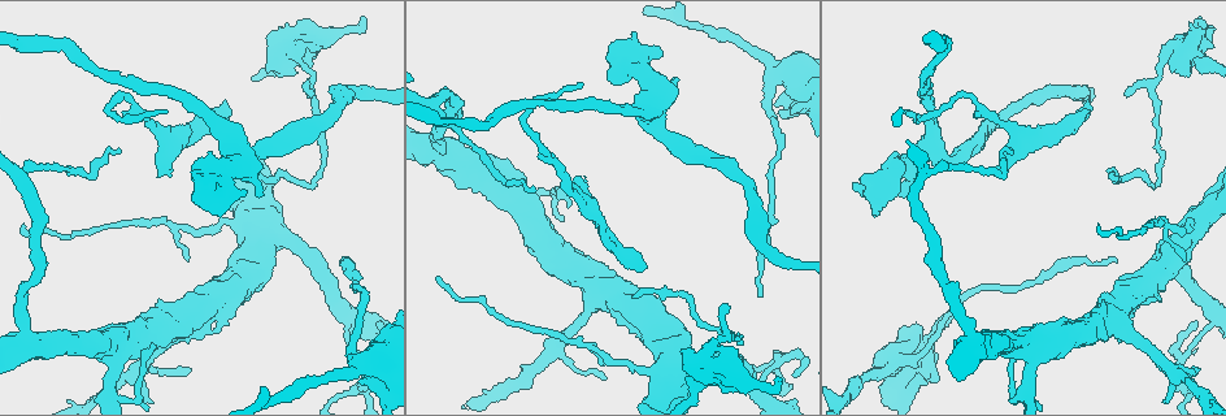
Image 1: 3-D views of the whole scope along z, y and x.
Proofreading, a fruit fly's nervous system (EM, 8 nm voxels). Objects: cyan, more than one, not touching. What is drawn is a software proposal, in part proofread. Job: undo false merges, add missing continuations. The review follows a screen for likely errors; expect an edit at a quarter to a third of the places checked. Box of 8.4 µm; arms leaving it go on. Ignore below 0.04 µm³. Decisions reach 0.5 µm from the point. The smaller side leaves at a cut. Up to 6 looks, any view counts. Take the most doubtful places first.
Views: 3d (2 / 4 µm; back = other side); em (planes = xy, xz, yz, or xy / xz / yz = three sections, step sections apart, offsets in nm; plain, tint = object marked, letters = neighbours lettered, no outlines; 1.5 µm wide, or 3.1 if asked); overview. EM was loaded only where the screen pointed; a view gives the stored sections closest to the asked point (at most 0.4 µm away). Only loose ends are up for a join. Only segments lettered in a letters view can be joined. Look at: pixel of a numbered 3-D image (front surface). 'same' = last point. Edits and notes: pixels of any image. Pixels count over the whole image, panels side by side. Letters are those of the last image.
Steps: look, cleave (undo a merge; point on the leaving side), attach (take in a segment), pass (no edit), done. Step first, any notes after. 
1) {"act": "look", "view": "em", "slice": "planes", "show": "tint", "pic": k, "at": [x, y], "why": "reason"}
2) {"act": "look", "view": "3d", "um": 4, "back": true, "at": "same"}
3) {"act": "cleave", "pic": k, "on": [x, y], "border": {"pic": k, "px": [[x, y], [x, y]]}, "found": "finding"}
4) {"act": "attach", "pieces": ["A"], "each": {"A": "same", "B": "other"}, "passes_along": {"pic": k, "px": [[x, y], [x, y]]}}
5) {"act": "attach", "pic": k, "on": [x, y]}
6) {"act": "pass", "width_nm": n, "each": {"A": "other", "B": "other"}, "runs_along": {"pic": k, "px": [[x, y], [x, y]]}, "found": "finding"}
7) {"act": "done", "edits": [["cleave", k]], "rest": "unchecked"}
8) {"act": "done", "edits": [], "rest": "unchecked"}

{"act": "look", "view": "em", "slice": "planes", "show": "letters", "pic": 1, "at": [226, 101], "why": "free end"}

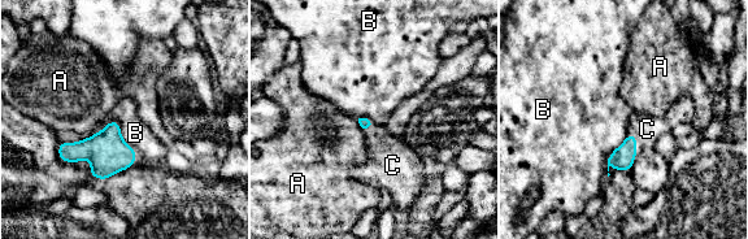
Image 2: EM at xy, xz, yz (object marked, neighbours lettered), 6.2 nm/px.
{"act": "attach", "pic": 2, "on": [647, 129], "each": {"A": "other", "B": "other", "C": "same"}, "passes_along": {"pic": 2, "px": [[622, 157], [636, 146], [647, 129]]}, "found": "the neuron continues"}

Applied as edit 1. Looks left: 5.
{"act": "look", "view": "overview", "why": "redraw"}

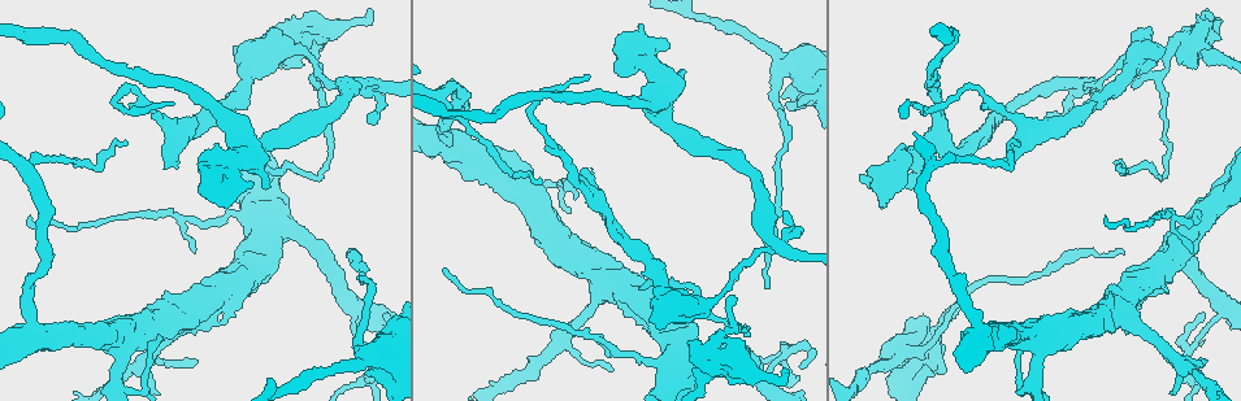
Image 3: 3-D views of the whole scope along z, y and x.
{"act": "look", "view": "em", "slice": "yz", "step": 8, "show": "letters", "pic": 3, "at": [590, 173], "why": "branch stops here"}

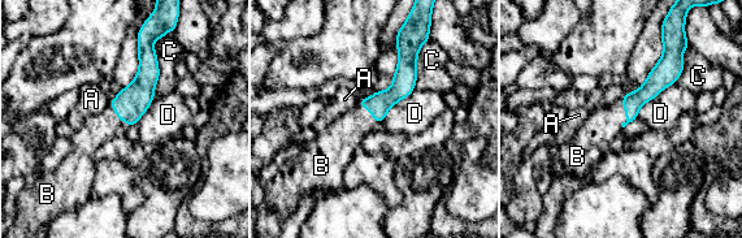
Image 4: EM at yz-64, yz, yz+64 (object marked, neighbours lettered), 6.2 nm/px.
{"act": "attach", "pic": 4, "on": [603, 125], "longest_contact_nm": ["C", 380], "each": {"A": "other", "B": "same", "C": "other", "D": "other"}, "passes_along": {"pic": 4, "px": [[654, 85], [625, 113], [603, 125]]}, "found": "the neuron continues"}

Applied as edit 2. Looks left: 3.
{"act": "look", "view": "overview"}

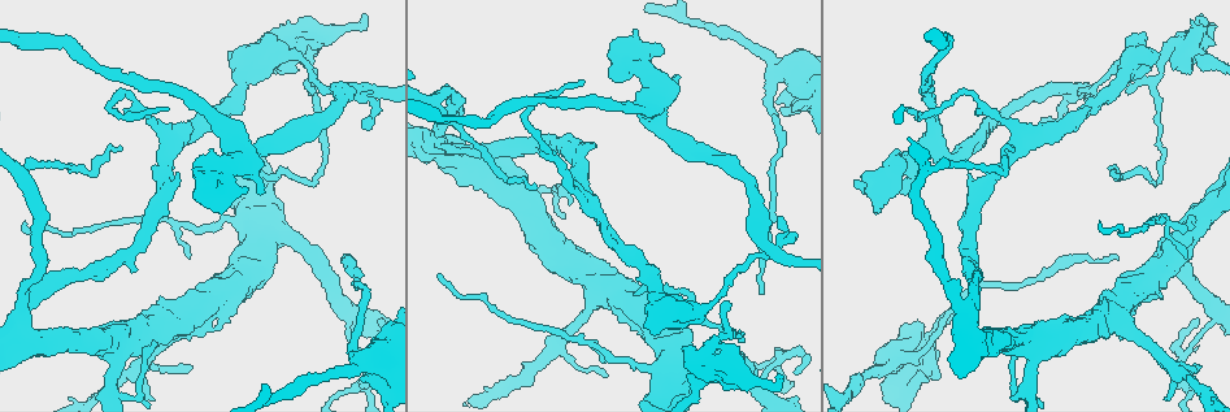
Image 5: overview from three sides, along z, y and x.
{"act": "look", "view": "3d", "um": 4, "back": true, "pic": 5, "at": [222, 211], "why": "thick end"}

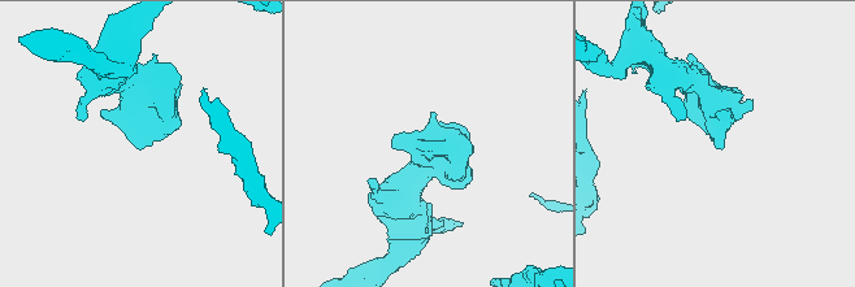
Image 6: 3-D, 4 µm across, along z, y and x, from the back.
{"act": "look", "view": "em", "slice": "xz", "step": 4, "show": "letters", "pic": 6, "at": [720, 146]}

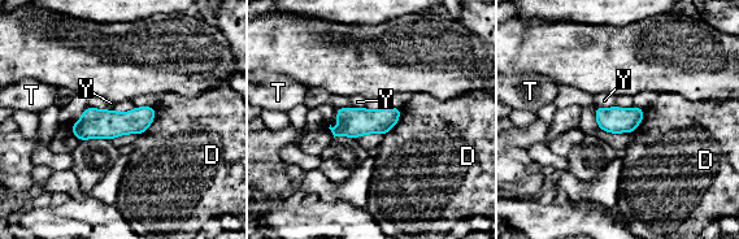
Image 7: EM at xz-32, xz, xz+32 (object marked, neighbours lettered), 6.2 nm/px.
{"act": "pass", "each": {"D": "other", "T": "other", "Y": "other"}, "runs_along": {"pic": 7, "px": [[151, 109], [133, 122], [74, 129]]}, "found": "none of them fits"}

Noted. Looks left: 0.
{"act": "done", "edits": [["attach", 2], ["attach", 4]], "rest": "unchecked"}

